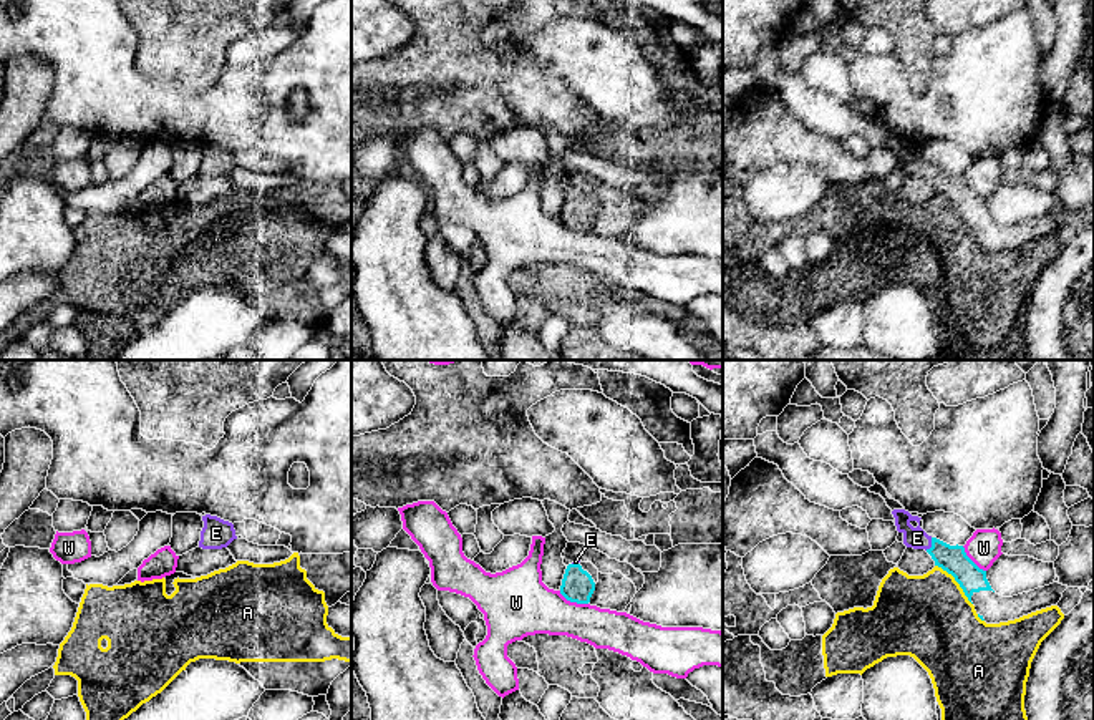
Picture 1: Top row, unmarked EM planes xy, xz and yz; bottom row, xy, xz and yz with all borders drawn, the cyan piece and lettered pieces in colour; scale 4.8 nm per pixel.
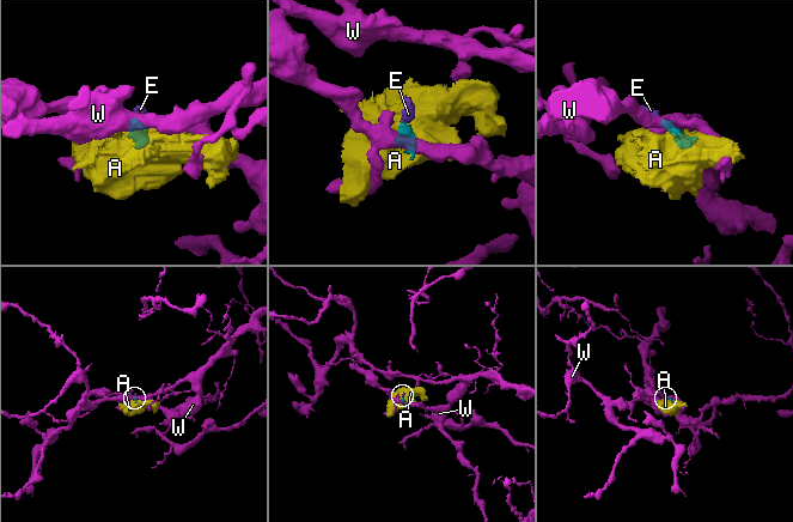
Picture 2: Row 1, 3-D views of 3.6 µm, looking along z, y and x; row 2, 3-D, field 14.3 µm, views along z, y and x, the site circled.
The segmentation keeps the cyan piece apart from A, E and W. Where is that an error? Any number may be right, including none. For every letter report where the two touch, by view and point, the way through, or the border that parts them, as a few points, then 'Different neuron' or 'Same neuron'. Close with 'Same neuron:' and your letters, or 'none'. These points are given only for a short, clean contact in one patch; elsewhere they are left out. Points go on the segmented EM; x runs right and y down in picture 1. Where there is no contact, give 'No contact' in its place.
A: Touches cyan at yz (957, 581). Different neuron
E: Touches cyan at yz (932, 544). Path across: yz (953, 559), (932, 544), (917, 538). Same neuron
W: Touches cyan at xz (574, 601). Boundary: xz (559, 591), (571, 601), (587, 604). Different neuron
Same neuron: E

